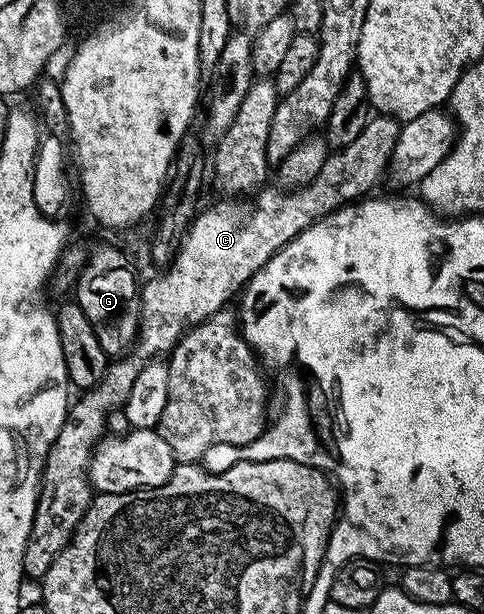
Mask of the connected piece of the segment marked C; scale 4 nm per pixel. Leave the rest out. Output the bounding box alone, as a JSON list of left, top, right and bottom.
[22,114,400,582]

